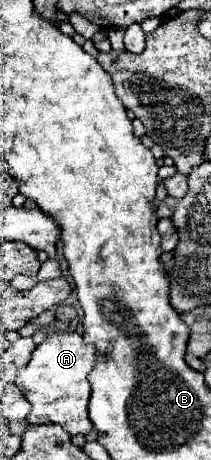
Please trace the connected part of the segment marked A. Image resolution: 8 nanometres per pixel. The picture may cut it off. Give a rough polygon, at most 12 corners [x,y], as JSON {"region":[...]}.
{"region":[[54,332],[16,374],[30,424],[92,432],[96,348]]}

